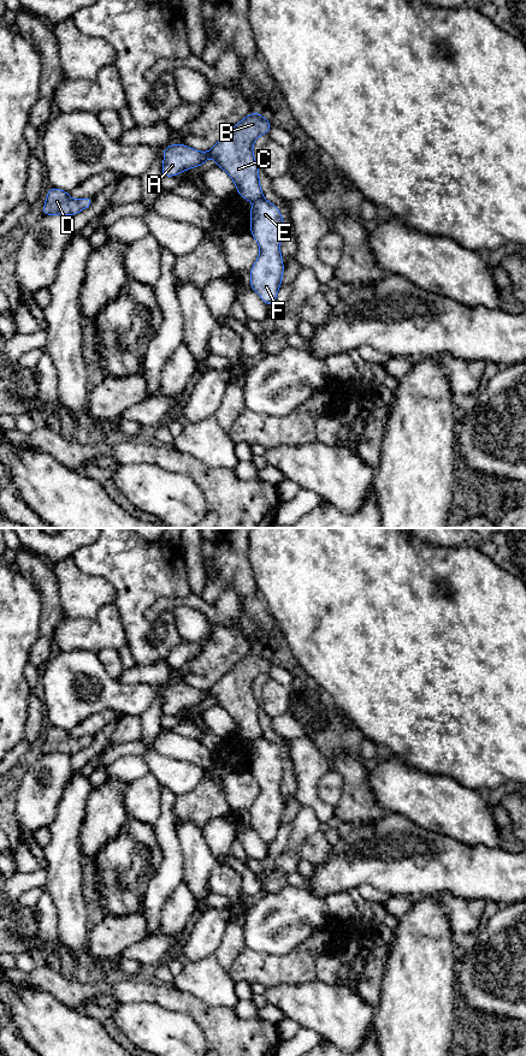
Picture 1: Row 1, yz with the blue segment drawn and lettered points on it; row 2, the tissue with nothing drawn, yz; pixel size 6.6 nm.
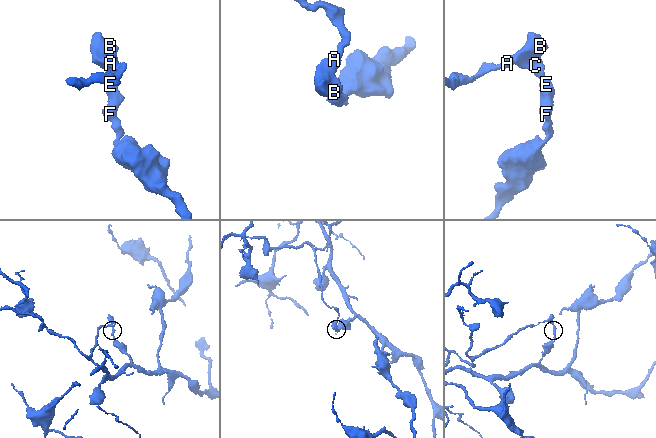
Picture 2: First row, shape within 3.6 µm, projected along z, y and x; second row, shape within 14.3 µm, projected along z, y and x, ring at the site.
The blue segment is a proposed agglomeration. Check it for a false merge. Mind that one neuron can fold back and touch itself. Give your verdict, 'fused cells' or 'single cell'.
fused cells

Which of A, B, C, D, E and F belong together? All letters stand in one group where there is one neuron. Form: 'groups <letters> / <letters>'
groups A B C D / E F

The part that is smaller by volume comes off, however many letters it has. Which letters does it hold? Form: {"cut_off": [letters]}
{"cut_off": ["A", "B", "C", "D"]}

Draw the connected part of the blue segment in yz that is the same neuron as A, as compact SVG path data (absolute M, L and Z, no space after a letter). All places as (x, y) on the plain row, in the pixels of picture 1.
M253 651L240 662L237 662L227 672L225 672L208 690L197 690L185 683L170 683L162 688L164 702L161 707L162 716L178 714L182 710L196 705L203 705L207 696L212 695L217 705L223 707L234 719L237 732L252 741L262 737L262 729L259 720L259 706L253 694L253 682L261 675L267 674L272 663L259 651Z

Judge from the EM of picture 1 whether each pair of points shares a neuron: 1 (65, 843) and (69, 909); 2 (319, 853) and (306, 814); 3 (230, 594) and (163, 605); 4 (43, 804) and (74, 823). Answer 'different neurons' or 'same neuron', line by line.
1: same neuron
2: different neurons
3: same neuron
4: different neurons

